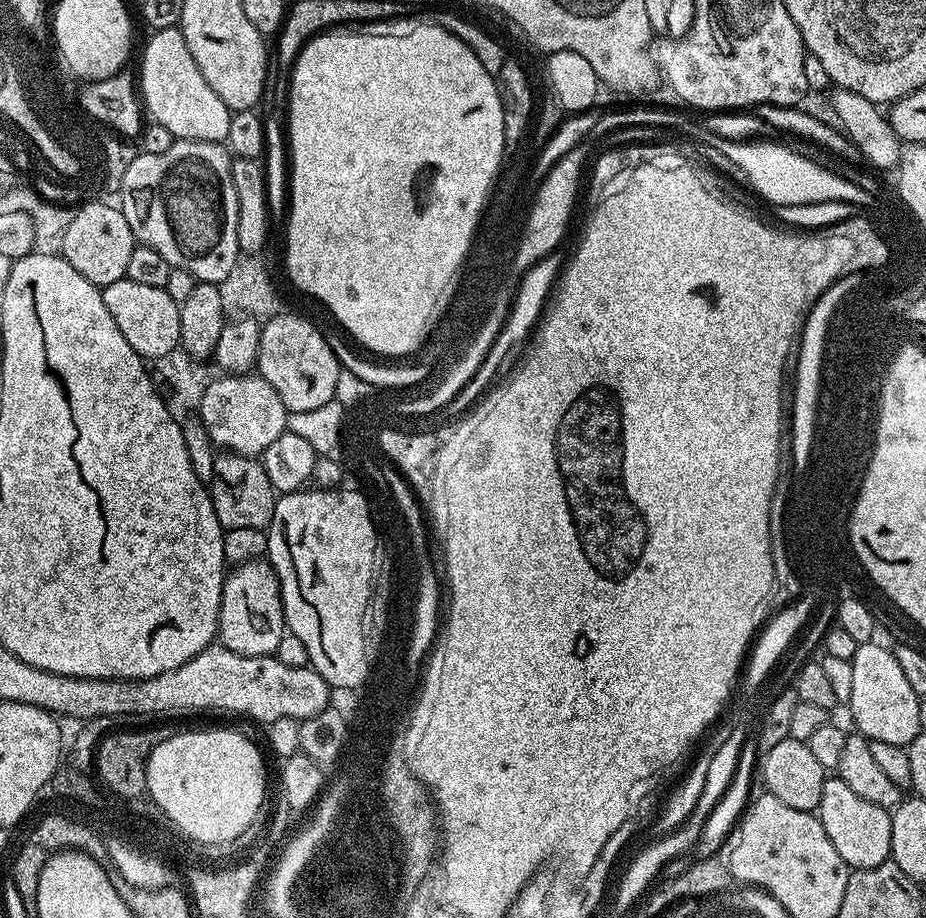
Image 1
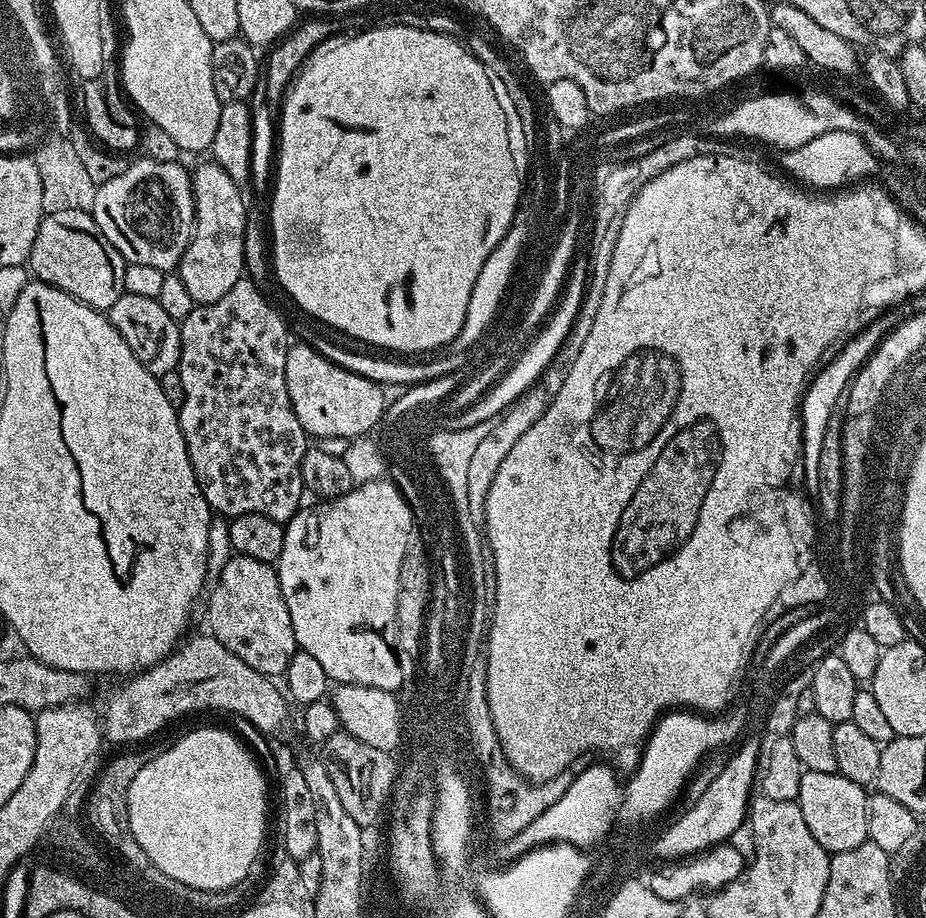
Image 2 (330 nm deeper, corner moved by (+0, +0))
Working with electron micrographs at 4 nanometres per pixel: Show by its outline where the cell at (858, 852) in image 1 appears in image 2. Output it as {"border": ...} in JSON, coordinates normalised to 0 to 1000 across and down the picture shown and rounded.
{"border":[[[869,841],[866,843],[864,870],[866,891],[870,891],[870,900],[875,900],[875,908],[883,913],[883,922],[888,922],[896,930],[909,926],[922,926],[922,922],[931,922],[937,915],[935,900],[935,882],[938,864],[918,847],[901,843],[883,843]]]}

